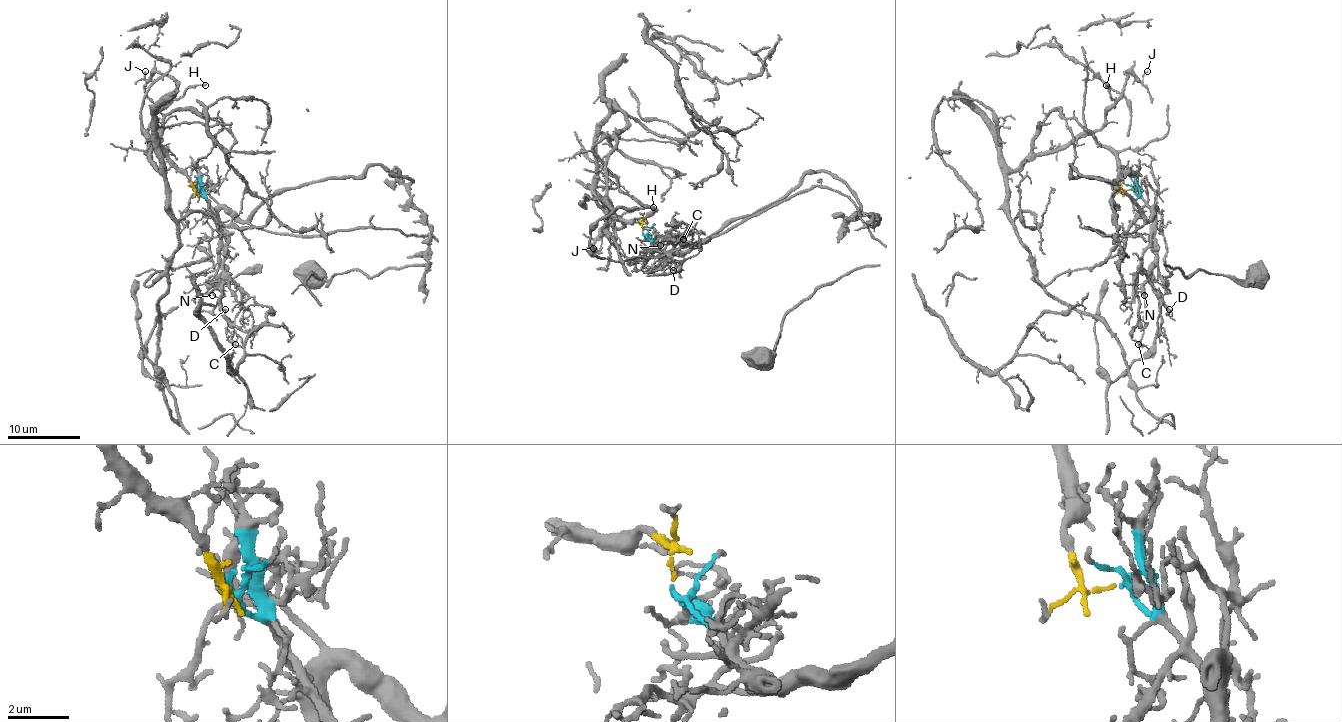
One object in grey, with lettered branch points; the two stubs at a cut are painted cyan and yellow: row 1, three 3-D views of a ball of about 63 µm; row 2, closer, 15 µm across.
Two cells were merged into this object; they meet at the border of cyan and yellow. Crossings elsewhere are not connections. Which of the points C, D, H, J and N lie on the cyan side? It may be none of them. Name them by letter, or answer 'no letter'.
C, D, N

